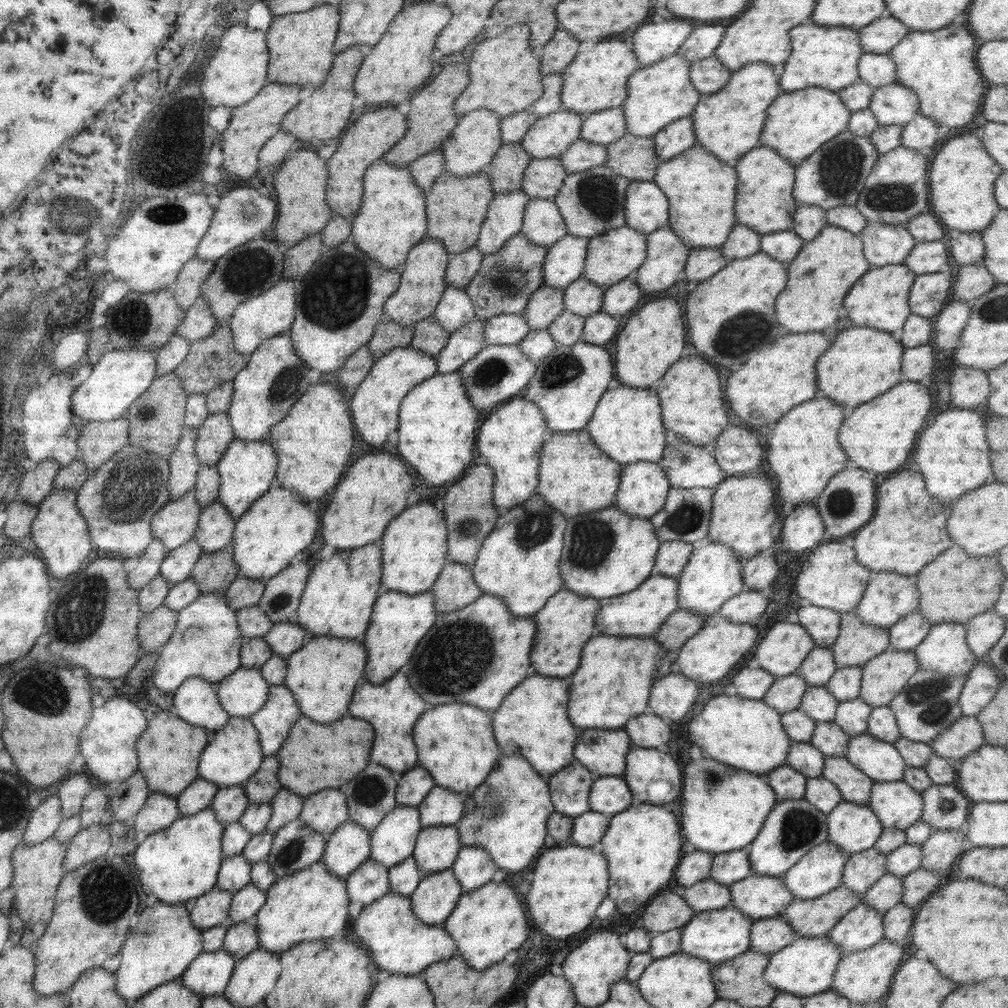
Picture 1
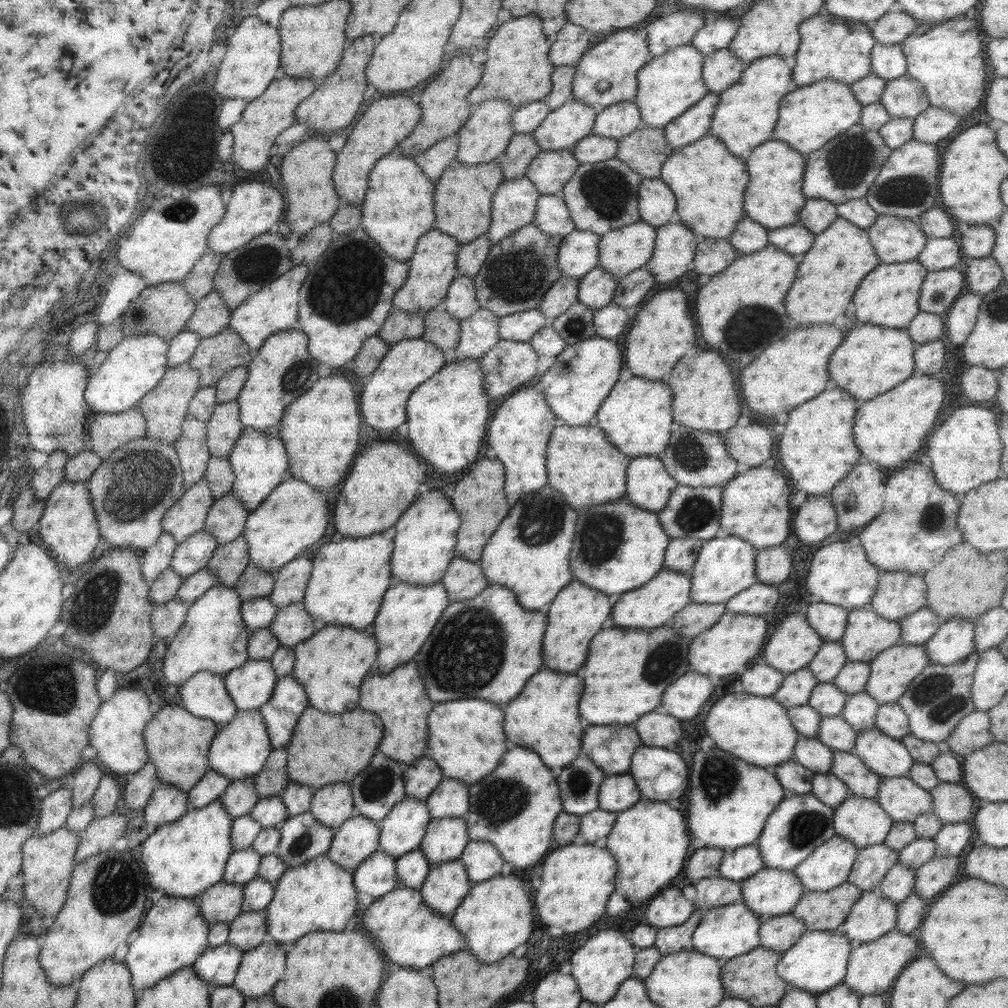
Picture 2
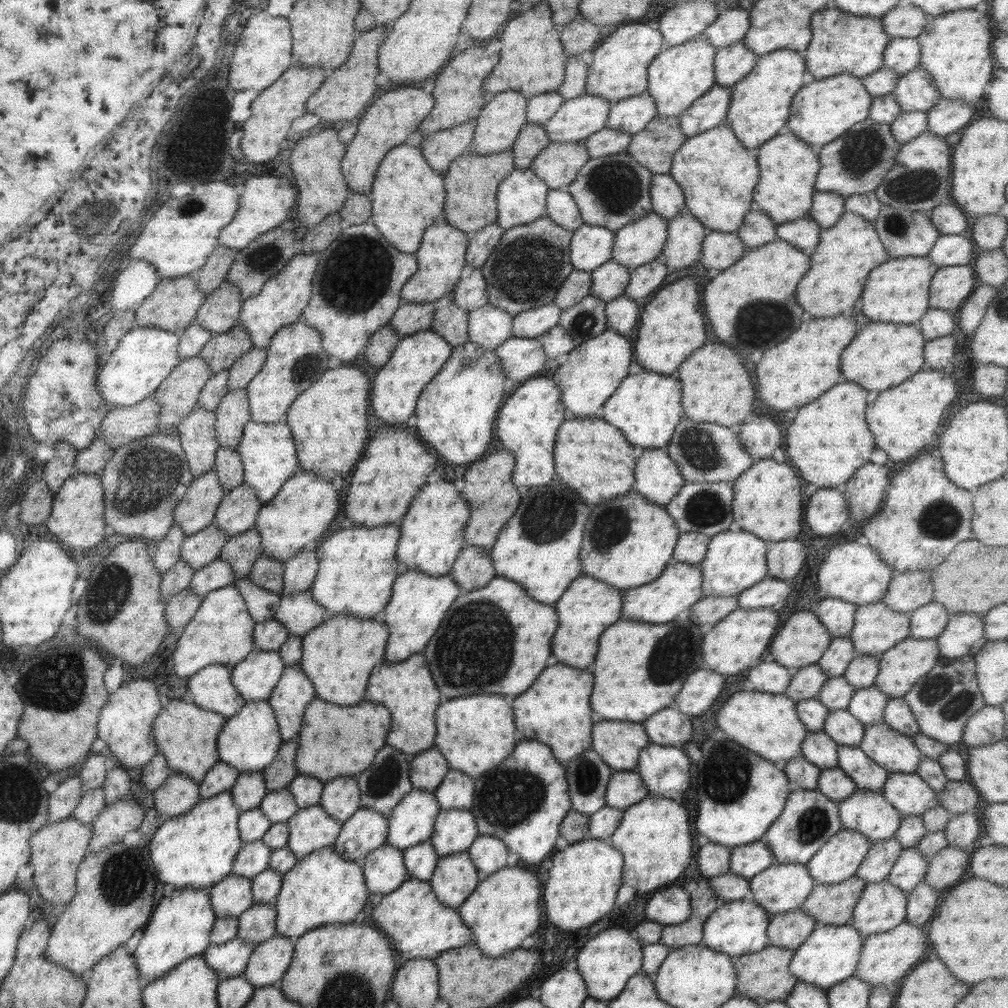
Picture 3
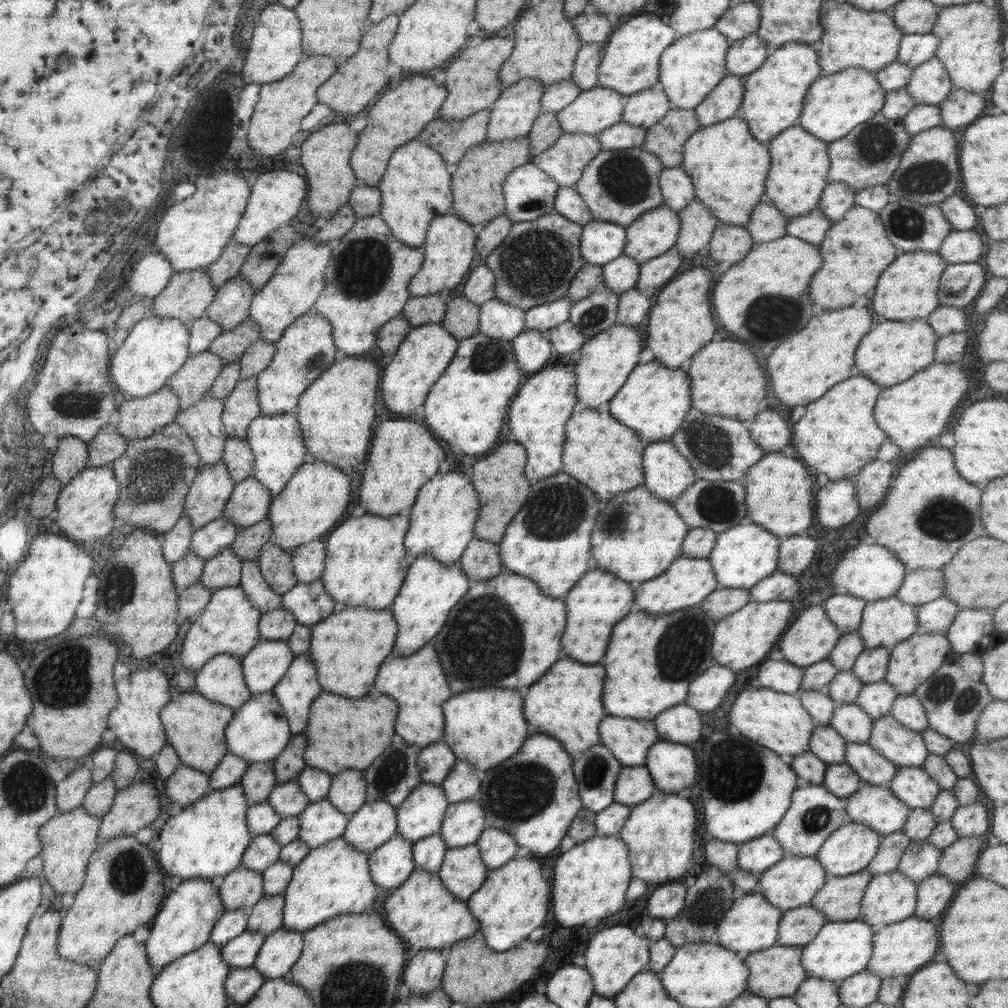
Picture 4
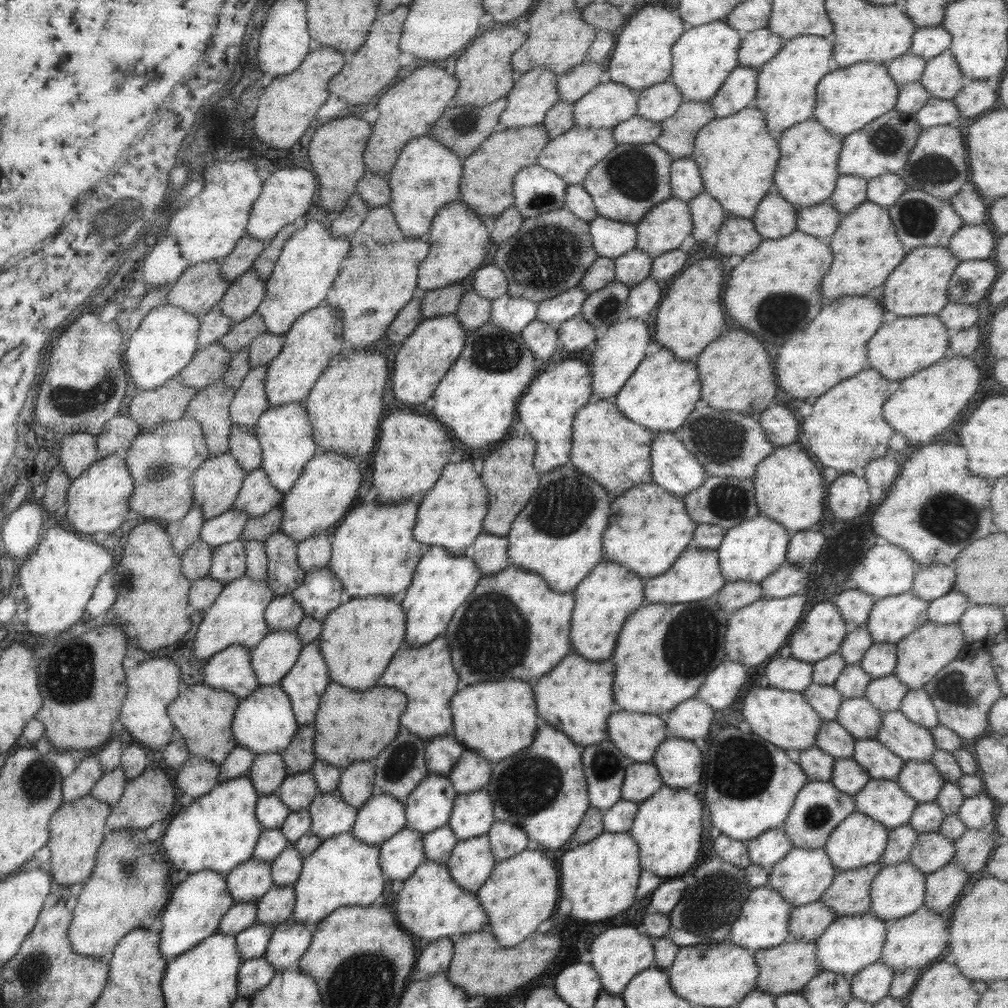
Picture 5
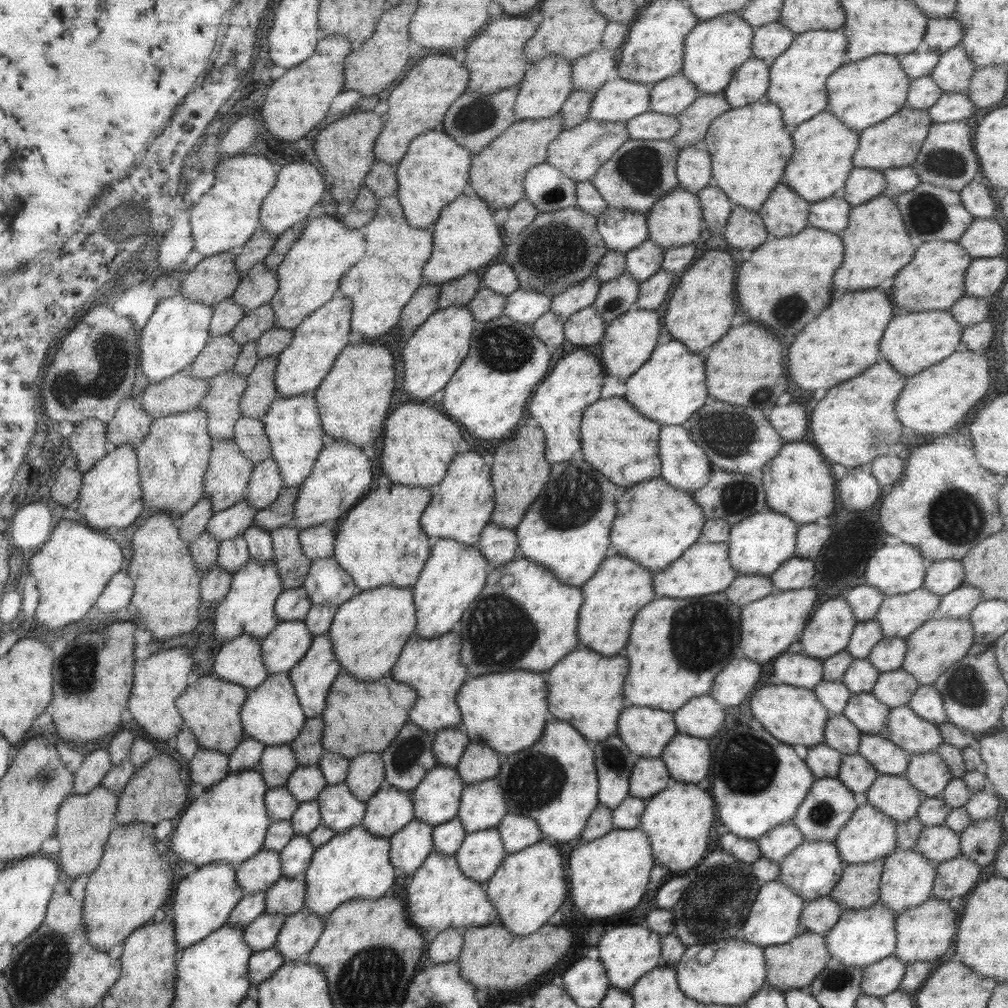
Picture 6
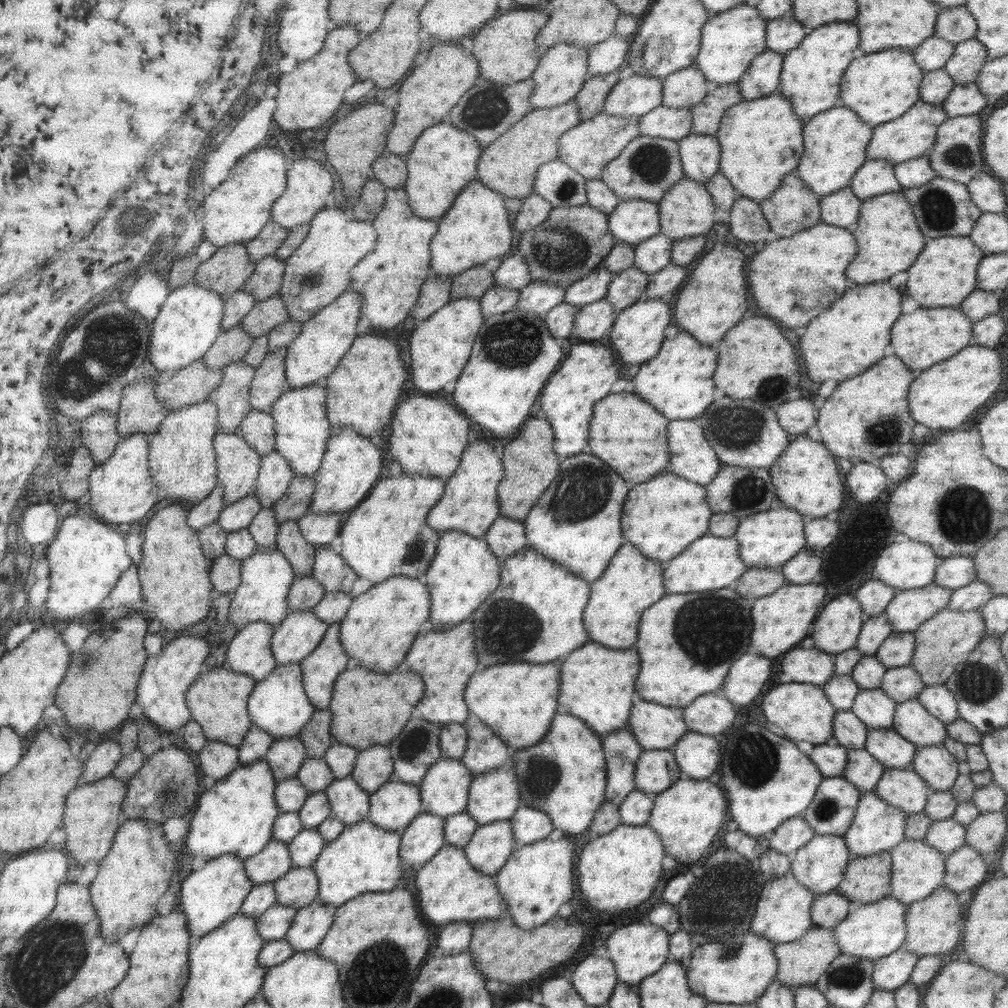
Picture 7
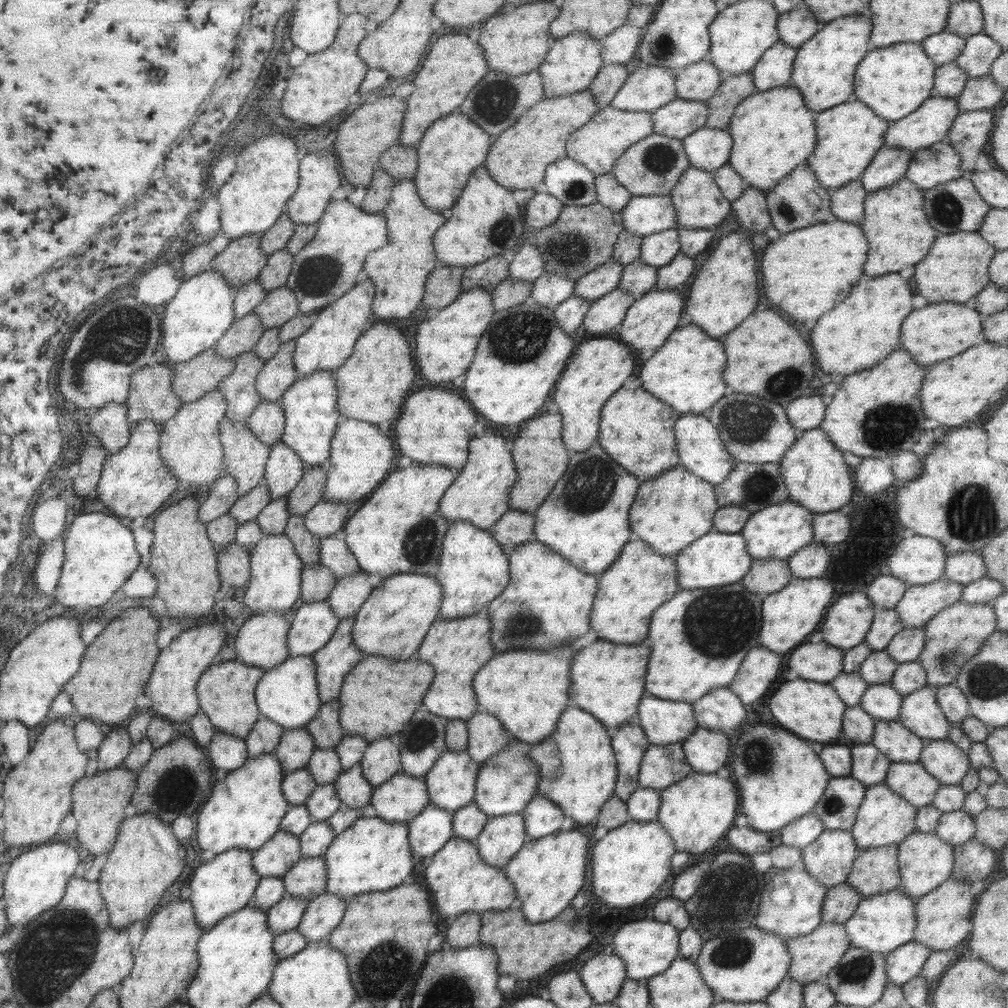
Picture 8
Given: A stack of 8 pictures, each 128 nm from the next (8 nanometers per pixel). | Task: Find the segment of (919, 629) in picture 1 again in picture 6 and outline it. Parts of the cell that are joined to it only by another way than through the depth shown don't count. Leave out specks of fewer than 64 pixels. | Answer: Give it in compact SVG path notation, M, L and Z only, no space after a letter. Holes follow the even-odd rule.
M959 586L941 596L933 618L962 618L981 601L981 592L973 586Z

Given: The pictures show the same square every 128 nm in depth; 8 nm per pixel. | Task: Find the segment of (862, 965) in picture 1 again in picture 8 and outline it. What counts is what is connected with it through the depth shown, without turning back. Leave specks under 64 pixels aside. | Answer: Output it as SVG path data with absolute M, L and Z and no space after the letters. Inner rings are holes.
M948 878L923 896L915 900L915 929L911 941L925 946L931 951L949 949L957 946L971 930L971 905L975 898L970 892L970 883L964 880Z

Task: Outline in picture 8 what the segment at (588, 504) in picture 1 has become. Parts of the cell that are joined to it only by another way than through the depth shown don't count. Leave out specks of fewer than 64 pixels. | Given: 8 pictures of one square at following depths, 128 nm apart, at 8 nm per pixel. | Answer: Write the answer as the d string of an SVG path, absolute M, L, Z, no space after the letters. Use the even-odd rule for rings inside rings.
M637 384L629 388L619 387L601 406L601 412L599 412L599 434L597 434L595 444L602 452L607 454L607 457L614 464L623 468L627 474L633 474L640 484L678 465L673 432L673 425L678 416L679 414L675 410L671 410L661 400L653 398L649 392L645 392Z

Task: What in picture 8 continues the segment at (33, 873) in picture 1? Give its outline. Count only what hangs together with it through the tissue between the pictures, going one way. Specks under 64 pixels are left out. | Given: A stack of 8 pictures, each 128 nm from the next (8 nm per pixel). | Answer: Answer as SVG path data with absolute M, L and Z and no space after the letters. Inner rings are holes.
M119 766L92 776L83 776L71 786L71 816L75 818L74 838L80 848L99 856L108 853L115 842L119 825L124 819L123 810L132 800L137 784L136 772Z

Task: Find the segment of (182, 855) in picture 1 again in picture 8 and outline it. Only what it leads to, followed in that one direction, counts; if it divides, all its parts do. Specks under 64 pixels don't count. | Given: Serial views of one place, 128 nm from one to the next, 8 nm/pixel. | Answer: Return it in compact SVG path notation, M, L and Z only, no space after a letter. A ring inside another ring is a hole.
M272 753L246 758L243 764L229 771L223 780L214 781L209 797L195 822L193 840L201 850L213 854L239 848L253 852L278 831L279 821L288 809L281 794L281 779L285 773Z

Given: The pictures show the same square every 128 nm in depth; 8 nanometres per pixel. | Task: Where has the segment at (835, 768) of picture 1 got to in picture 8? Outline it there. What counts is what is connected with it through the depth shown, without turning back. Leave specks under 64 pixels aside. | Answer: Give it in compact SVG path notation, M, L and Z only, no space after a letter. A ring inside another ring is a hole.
M875 721L869 742L875 746L890 763L918 762L924 741L911 734L897 721Z

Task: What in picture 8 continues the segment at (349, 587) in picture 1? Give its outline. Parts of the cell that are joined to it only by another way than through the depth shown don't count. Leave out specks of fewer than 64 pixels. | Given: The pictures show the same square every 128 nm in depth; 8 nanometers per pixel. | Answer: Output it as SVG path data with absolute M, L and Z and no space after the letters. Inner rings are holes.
M411 464L403 470L394 467L371 492L367 501L363 502L363 505L342 526L341 537L345 540L347 550L353 554L357 567L363 573L382 579L397 573L433 576L438 568L442 540L450 524L437 514L437 506L455 476L449 470L437 466Z

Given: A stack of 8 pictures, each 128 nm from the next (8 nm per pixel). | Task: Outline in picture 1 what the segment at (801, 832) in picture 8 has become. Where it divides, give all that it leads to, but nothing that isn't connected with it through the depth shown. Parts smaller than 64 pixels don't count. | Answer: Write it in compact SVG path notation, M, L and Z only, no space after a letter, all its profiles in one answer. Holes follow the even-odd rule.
M739 849L714 855L708 879L728 887L750 873L747 852L745 849Z

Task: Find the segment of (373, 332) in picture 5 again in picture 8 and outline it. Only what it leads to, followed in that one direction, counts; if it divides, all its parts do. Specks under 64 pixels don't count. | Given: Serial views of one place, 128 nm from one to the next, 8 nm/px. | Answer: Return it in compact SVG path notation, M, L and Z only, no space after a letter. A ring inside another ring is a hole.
M409 178L395 182L380 214L385 220L387 243L377 250L371 250L363 258L361 275L375 288L371 299L375 321L387 322L405 318L420 306L427 275L438 265L432 248L432 236L443 225L446 214L425 208L415 192L413 180Z

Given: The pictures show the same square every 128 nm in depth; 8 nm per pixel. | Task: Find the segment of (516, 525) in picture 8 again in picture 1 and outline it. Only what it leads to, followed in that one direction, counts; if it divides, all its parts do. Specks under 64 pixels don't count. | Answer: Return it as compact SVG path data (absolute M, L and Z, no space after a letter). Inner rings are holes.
M446 562L428 592L433 596L435 614L445 614L467 606L482 595L469 567Z

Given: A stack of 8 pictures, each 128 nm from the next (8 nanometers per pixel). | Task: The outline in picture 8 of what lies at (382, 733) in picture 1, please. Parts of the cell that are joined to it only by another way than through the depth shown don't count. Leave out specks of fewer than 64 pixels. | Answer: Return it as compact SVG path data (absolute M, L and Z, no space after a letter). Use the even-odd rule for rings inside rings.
M486 611L463 618L441 620L441 622L435 619L435 622L431 623L416 650L417 660L429 664L435 672L421 700L421 706L429 714L447 718L448 721L466 721L478 712L471 681L480 666L494 655L493 648L489 644L489 625L491 622Z

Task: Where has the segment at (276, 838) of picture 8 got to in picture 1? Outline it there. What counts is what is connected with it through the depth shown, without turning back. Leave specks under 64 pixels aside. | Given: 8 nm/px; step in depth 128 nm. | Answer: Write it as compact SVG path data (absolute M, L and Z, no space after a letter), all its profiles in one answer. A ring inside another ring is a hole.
M208 890L203 896L199 896L188 912L188 918L195 929L201 931L225 924L227 908L231 903L231 892Z

